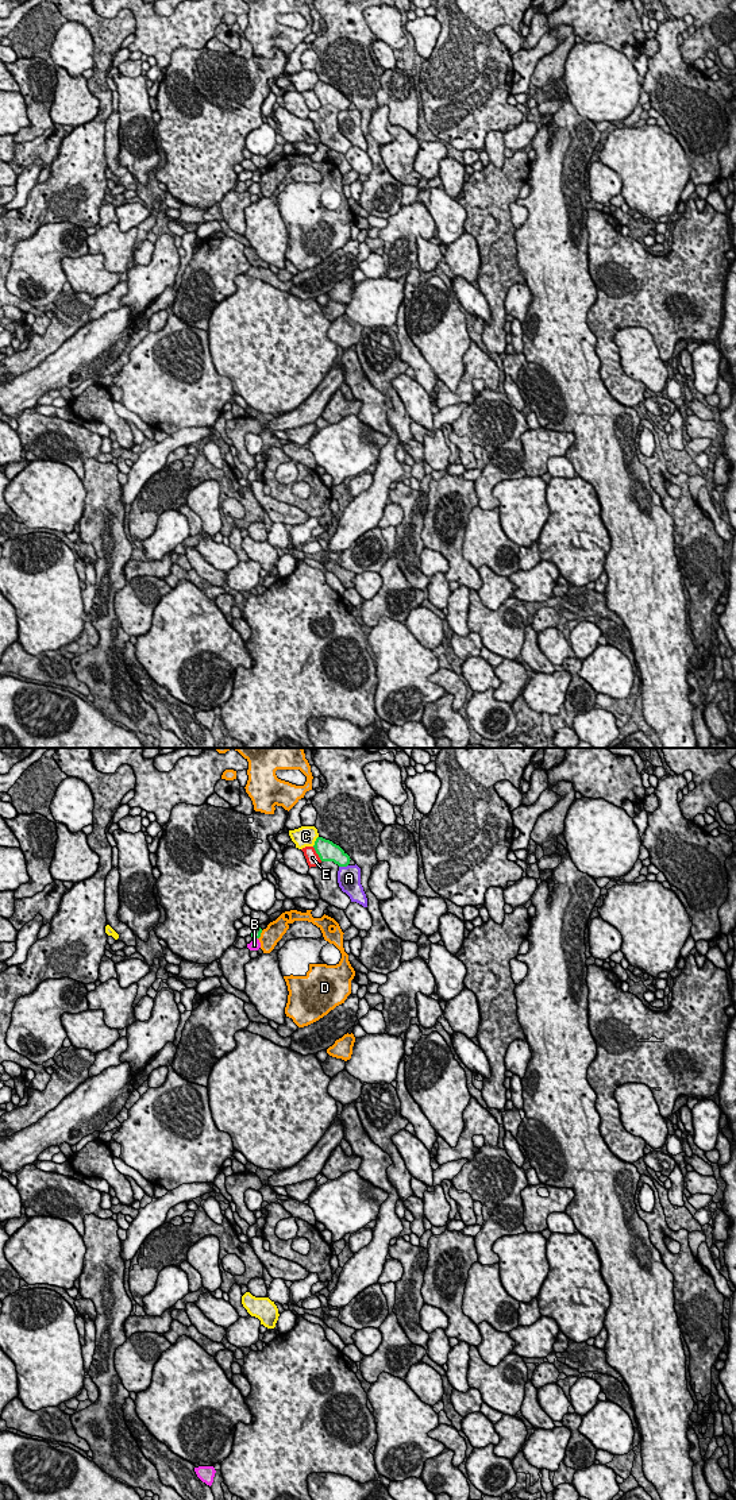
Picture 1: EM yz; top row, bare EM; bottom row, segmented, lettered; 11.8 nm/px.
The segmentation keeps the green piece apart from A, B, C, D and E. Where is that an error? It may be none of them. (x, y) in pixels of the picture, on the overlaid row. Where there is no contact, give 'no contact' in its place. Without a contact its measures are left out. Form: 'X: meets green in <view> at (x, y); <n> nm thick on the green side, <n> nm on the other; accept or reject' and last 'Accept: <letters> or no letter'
A: meets green in yz at (343, 866); 240 nm thick on the green side, 280 nm on the other; reject
B: meets green in yz at (255, 937); 120 nm thick on the green side, 130 nm on the other; reject
C: meets green in yz at (315, 841); 240 nm thick on the green side, 260 nm on the other; reject
D: meets green in yz at (259, 934); 120 nm thick on the green side, 220 nm on the other; reject
E: meets green in yz at (316, 852); 240 nm thick on the green side, 160 nm on the other; reject
Accept: no letter

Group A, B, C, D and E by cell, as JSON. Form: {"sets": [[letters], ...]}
{"sets": [["A"], ["B"], ["C"], ["D"], ["E"]]}

